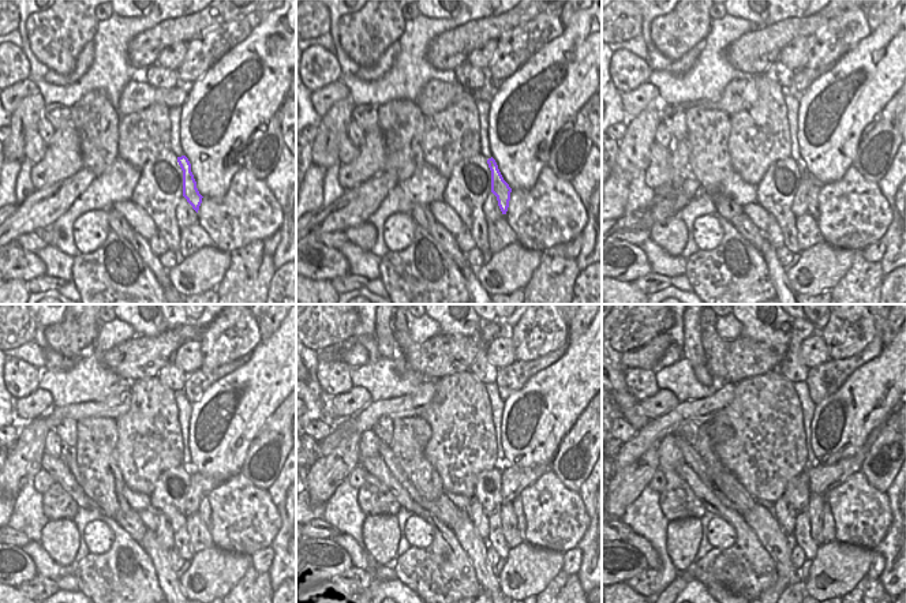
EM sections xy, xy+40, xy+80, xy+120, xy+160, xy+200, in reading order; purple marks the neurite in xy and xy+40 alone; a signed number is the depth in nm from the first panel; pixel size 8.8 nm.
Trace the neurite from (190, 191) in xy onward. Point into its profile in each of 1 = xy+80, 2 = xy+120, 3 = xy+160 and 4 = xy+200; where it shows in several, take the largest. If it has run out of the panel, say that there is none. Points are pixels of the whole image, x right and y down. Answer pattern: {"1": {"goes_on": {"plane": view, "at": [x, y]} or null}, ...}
{"1": {"goes_on": {"plane": "xy+80", "at": [813, 190]}}, "2": {"goes_on": {"plane": "xy+120", "at": [203, 510]}}, "3": {"goes_on": {"plane": "xy+160", "at": [520, 519]}}, "4": {"goes_on": {"plane": "xy+200", "at": [828, 531]}}}

